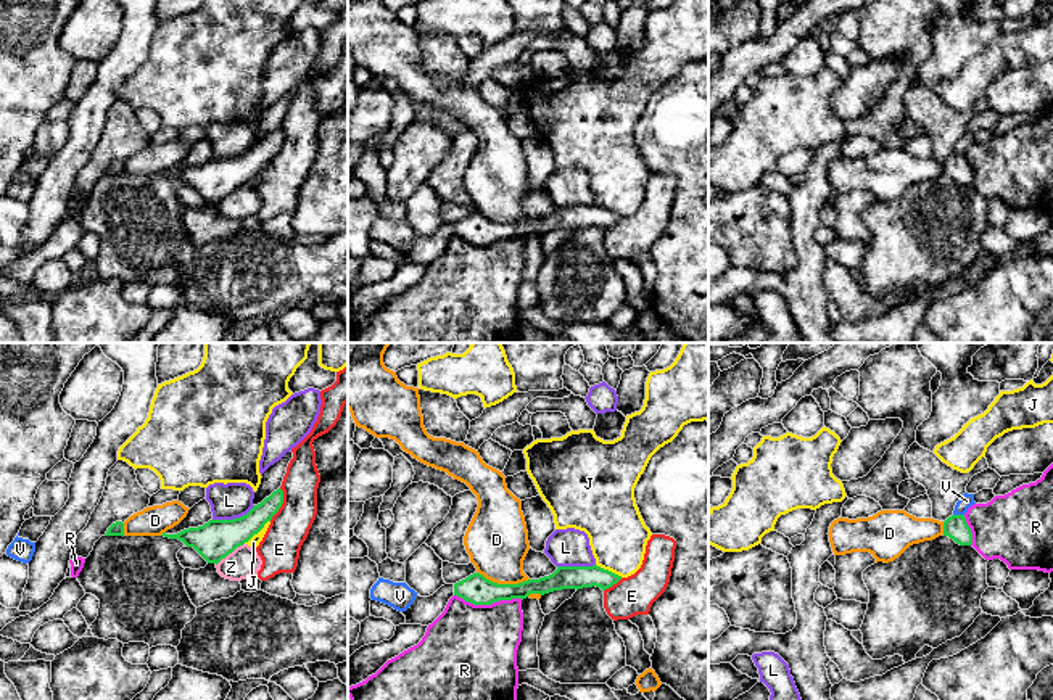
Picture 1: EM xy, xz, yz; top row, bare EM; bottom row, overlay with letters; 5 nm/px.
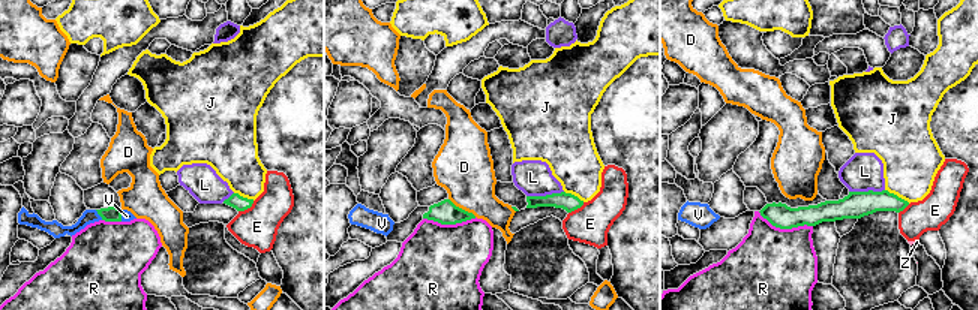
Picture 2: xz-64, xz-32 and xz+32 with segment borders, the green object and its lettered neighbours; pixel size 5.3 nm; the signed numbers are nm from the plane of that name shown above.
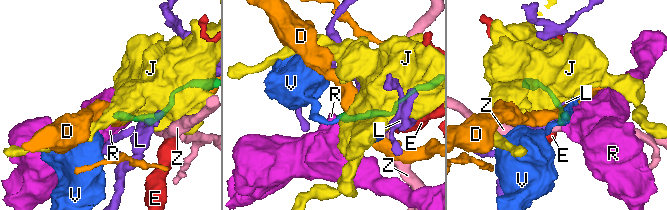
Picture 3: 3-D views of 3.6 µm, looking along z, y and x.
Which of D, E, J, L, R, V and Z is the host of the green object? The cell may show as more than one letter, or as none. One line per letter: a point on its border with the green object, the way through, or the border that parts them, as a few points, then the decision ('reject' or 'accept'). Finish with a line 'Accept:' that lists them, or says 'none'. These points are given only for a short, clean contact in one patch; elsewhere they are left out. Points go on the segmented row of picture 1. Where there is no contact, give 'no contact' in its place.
D: meets green in xz at (504, 584); border along xz (479, 572), (498, 583), (522, 583), (528, 580); reject
E: meets green in xy at (282, 502); border along xy (280, 488), (282, 506), (269, 520); reject
J: meets green in xy at (256, 533); reject
L: meets green in xy at (234, 518); border along xy (255, 506), (239, 517), (213, 520); reject
R: meets green in xz at (488, 604); border along xz (454, 594), (474, 604), (522, 599); reject
V: meets green in yz at (958, 515); border along yz (953, 514), (963, 515); reject
Z: meets green in xy at (229, 552); border along xy (243, 543), (216, 565); reject
Accept: none

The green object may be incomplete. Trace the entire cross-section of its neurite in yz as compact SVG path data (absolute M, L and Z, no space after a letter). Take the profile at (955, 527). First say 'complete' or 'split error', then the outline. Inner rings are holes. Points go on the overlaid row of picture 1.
complete | M952 515L944 521L944 536L948 536L960 546L972 544L972 533L964 515Z

